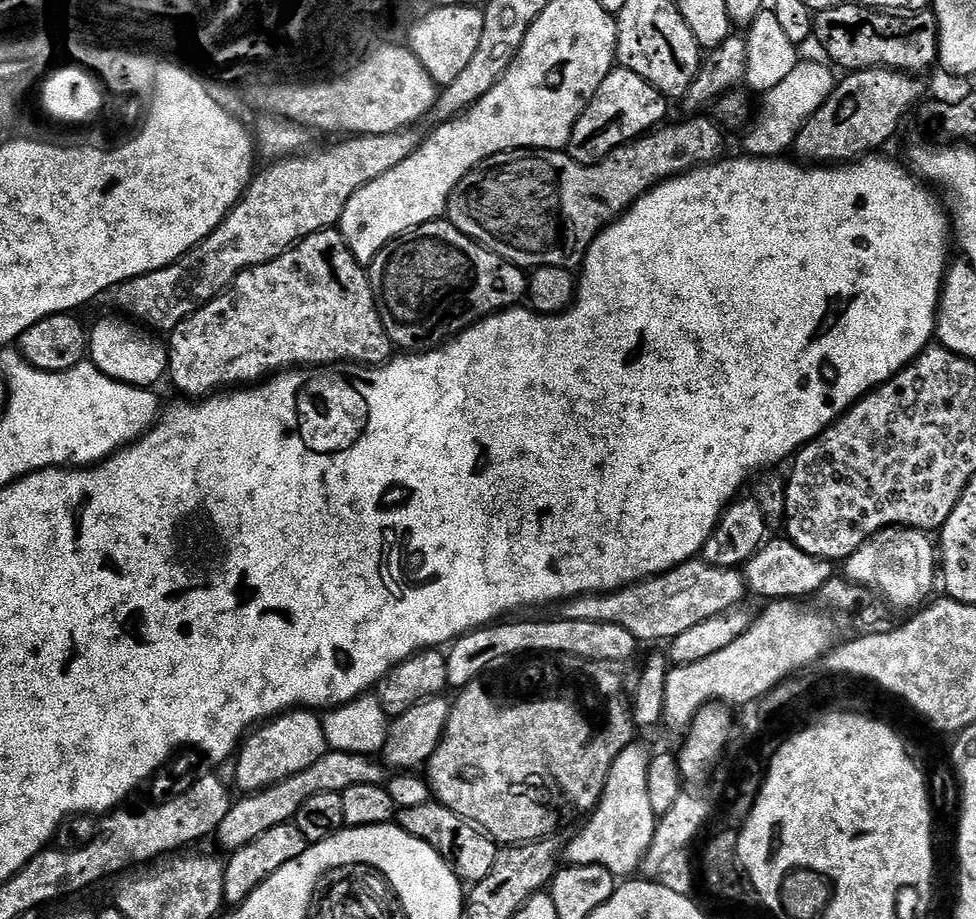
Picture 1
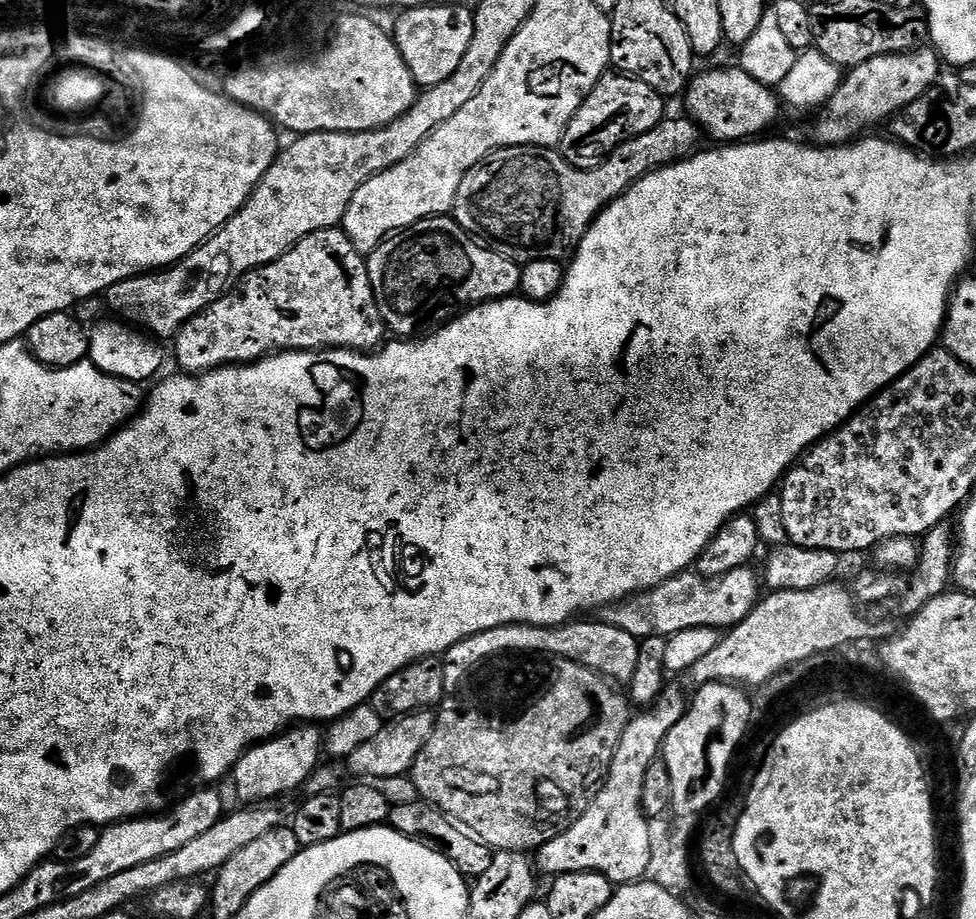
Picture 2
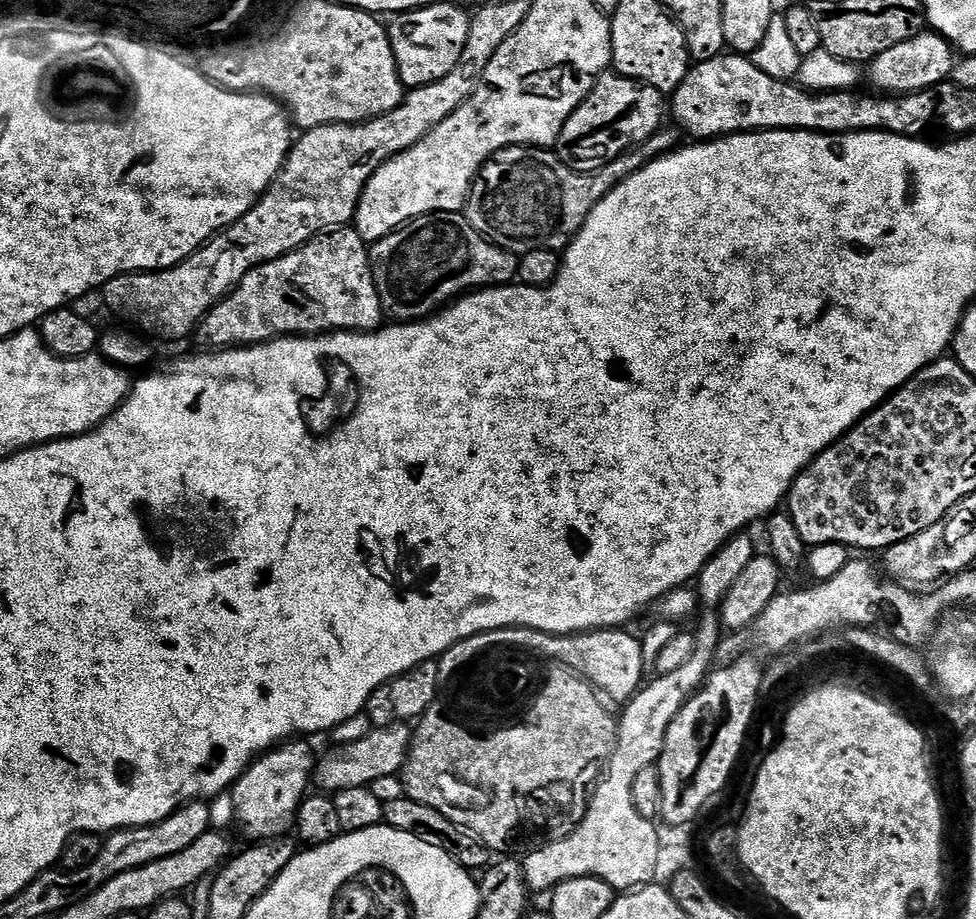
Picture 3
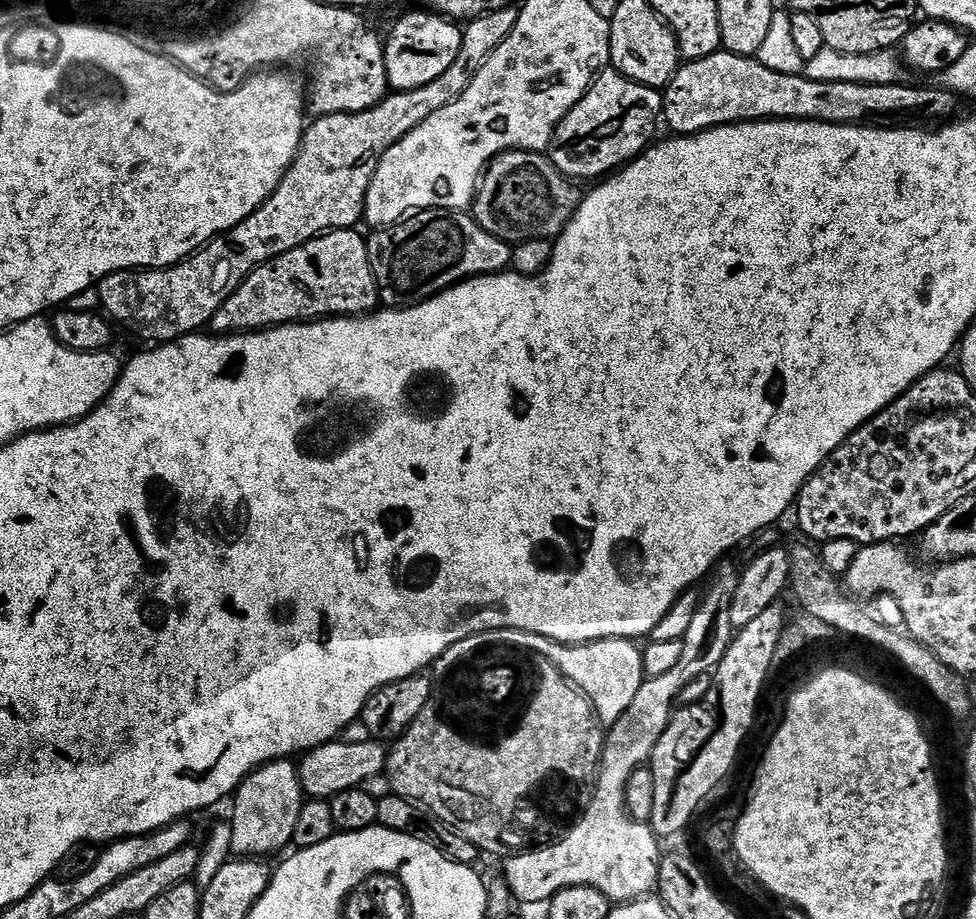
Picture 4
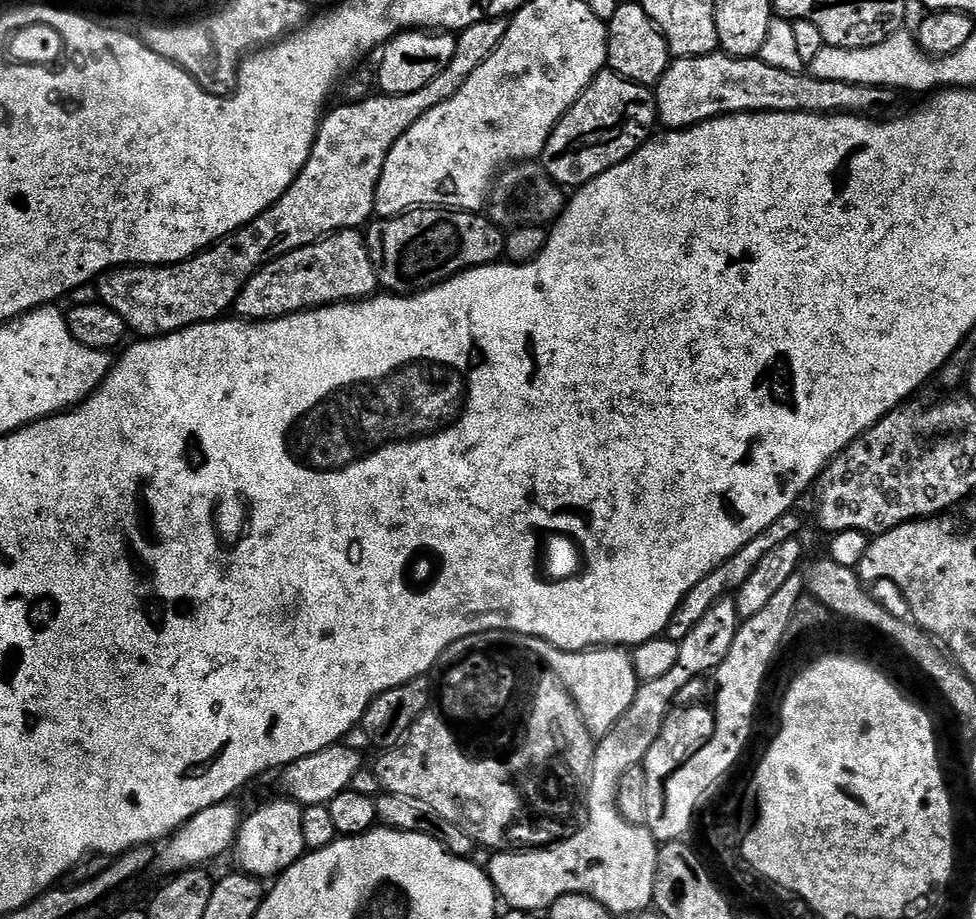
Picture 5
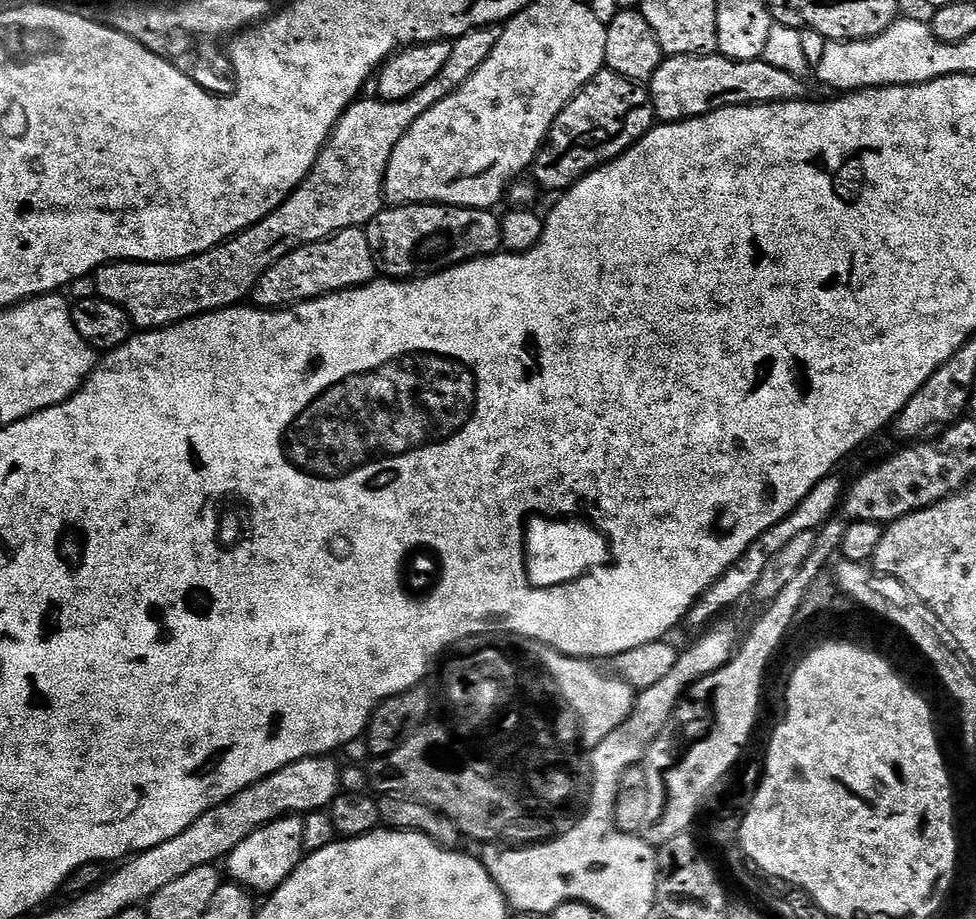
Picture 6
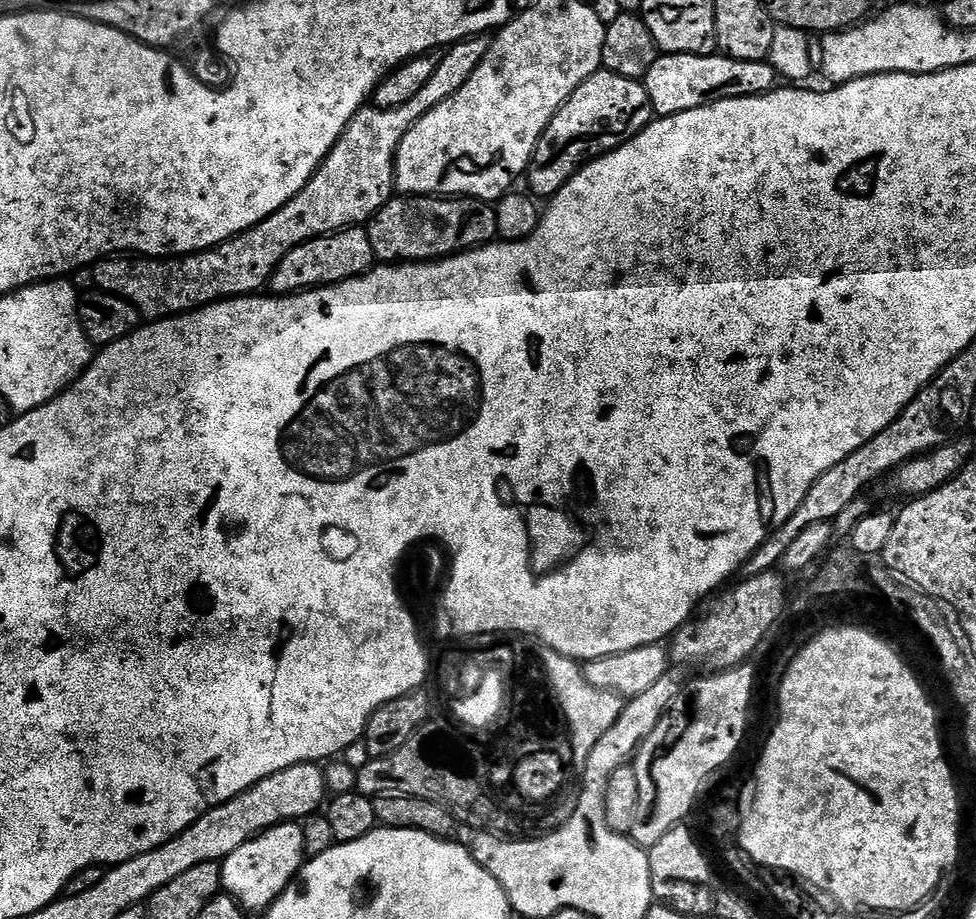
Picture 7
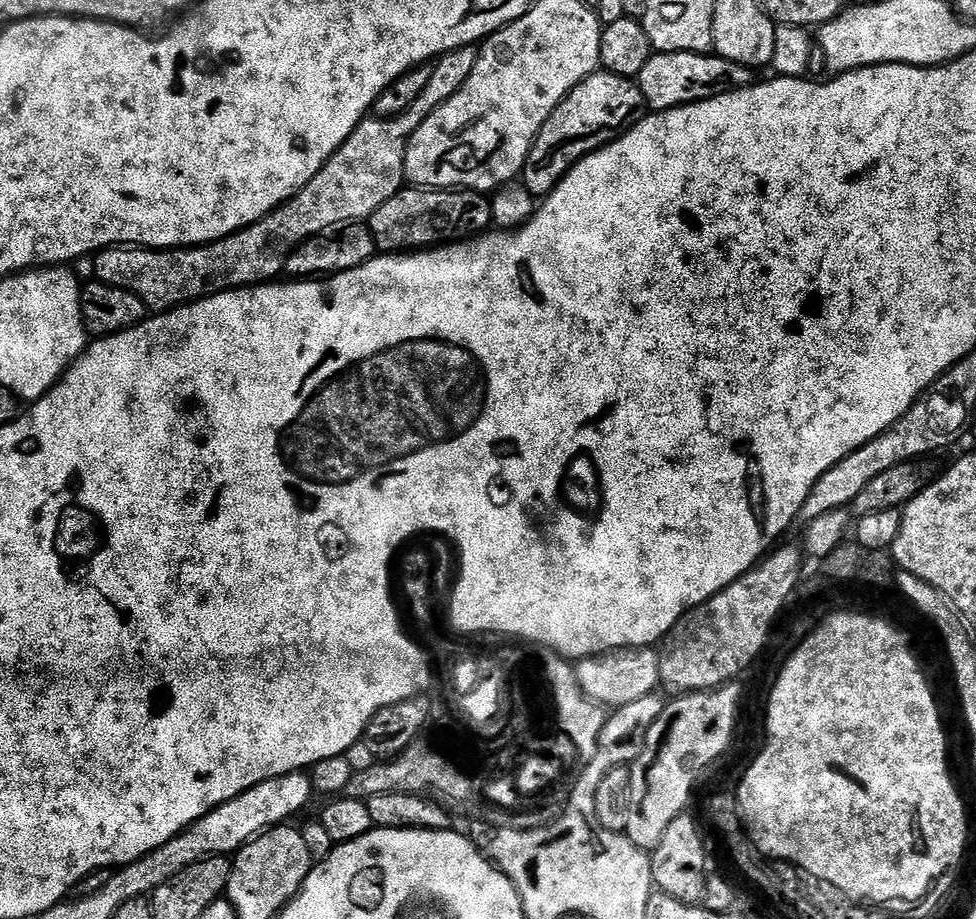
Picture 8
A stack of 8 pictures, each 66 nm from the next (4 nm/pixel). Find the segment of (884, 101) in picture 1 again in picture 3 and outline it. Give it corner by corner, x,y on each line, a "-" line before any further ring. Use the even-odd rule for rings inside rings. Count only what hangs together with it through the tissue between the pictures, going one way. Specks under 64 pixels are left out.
925,30
906,42
898,42
898,46
890,46
882,54
878,54
870,62
872,68
866,76
872,79
873,89
884,94
907,94
921,92
935,84
945,83
951,77
958,63
958,53
945,36
937,32

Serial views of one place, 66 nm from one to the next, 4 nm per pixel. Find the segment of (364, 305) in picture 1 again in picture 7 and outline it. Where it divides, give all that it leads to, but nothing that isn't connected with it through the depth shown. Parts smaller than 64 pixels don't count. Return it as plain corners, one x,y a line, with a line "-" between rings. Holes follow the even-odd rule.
349,226
327,236
315,236
302,242
272,271
267,287
277,296
290,296
293,292
303,292
309,288
322,288
326,284
337,284
355,276
369,272
377,263
374,250
370,246
367,227

